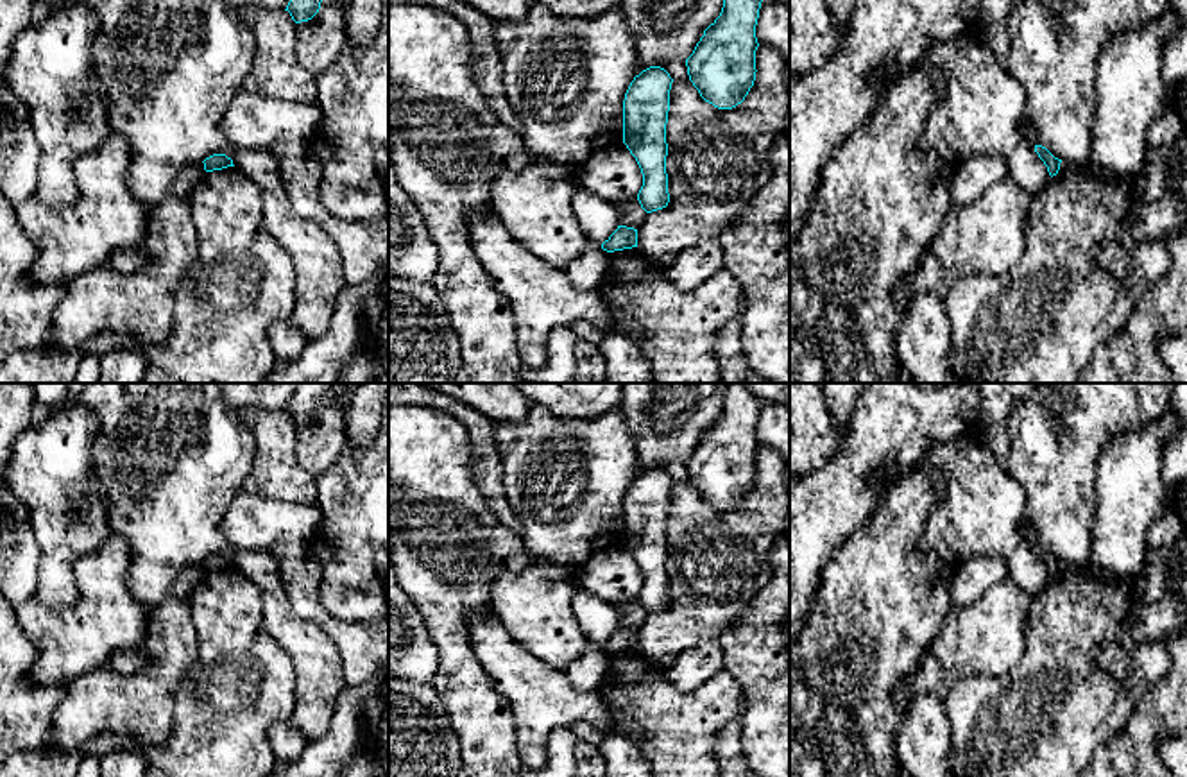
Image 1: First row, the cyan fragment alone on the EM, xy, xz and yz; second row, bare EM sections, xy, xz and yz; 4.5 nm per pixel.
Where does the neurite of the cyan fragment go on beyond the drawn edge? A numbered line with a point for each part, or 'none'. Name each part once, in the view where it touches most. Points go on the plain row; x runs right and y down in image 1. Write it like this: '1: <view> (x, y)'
none

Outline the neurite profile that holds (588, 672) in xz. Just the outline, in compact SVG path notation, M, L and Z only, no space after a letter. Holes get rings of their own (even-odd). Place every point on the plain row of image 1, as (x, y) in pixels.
M602 648L585 652L568 670L568 680L578 691L598 691L609 673L609 653Z

